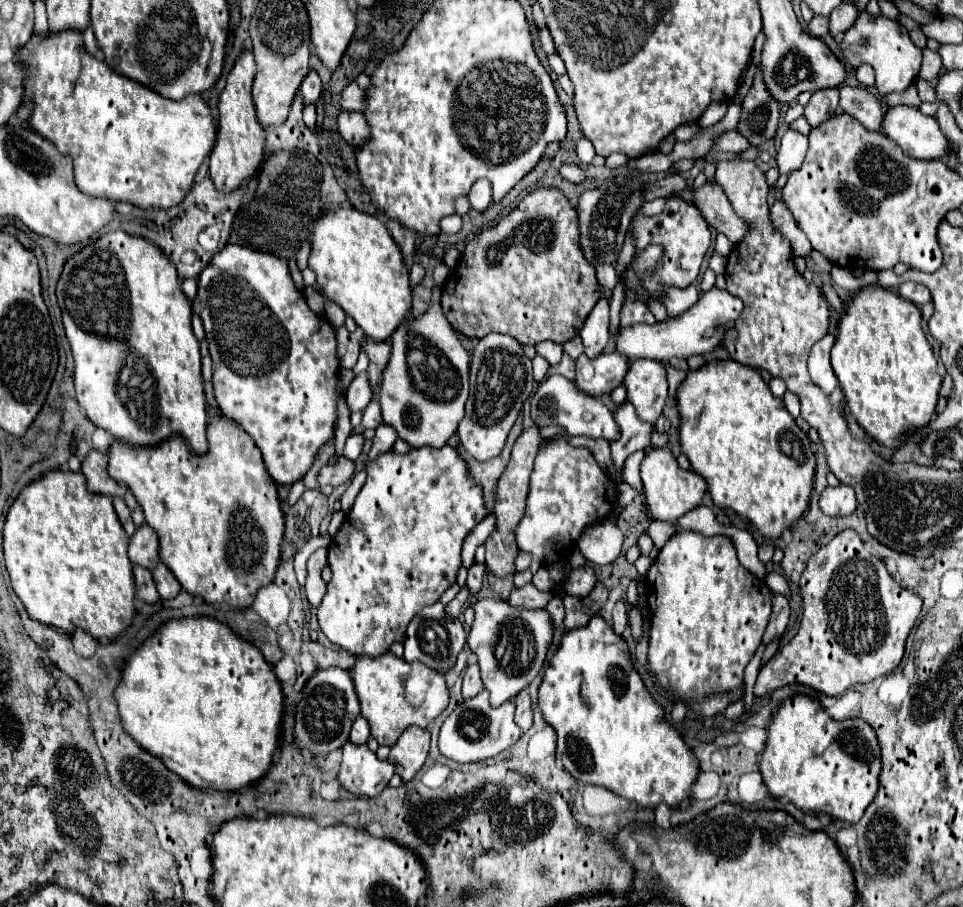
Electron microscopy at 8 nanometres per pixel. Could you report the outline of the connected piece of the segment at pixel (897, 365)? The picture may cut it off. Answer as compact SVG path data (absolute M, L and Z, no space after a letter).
M878 284L864 286L846 304L844 314L838 322L838 336L832 348L832 368L846 396L846 406L858 424L876 442L898 448L906 432L926 426L932 420L942 376L938 362L932 354L932 346L922 330L922 312L916 304L904 300L896 292L882 288Z

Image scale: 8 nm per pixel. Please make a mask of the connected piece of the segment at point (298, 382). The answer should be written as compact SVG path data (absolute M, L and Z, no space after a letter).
M228 244L226 248L222 248L214 260L210 260L210 264L200 272L198 276L198 294L192 302L192 310L202 318L204 322L204 330L206 330L206 342L210 348L210 356L212 356L212 384L214 384L214 396L218 402L218 408L224 416L236 420L256 442L256 446L262 452L264 464L270 472L270 476L274 478L276 484L294 484L296 480L300 480L312 466L316 452L334 436L334 424L336 424L336 400L338 400L338 370L340 370L340 360L336 354L336 338L334 338L334 328L330 322L324 320L324 334L320 334L322 328L322 320L308 308L302 292L296 290L290 272L288 272L288 262L270 254L262 254L262 252L254 252L242 246L234 246Z

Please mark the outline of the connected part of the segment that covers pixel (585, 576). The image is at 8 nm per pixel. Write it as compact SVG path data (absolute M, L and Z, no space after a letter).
M580 566L570 572L564 588L570 596L588 596L590 590L596 584L596 576L592 580L592 568L590 566Z

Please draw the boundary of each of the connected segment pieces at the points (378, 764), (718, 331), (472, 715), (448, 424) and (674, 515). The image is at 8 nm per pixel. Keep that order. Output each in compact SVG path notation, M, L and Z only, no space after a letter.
M346 742L342 746L342 766L338 772L340 788L354 796L378 796L394 776L394 766L390 762L382 762L376 754L366 746L356 746Z
M712 288L706 294L700 296L700 300L682 316L666 318L662 322L656 322L652 326L648 324L634 324L628 328L620 328L614 334L614 350L630 360L638 358L650 358L658 362L668 362L670 358L688 358L694 354L706 354L712 352L720 342L728 326L732 328L738 316L742 314L742 300L728 294L726 290Z
M482 690L478 696L464 700L442 724L438 748L440 752L458 764L472 764L480 760L488 760L508 746L512 746L522 736L522 730L514 724L514 704L506 702L498 708L492 708L488 702L488 692Z
M434 300L428 312L416 318L404 318L392 334L392 358L380 388L384 422L394 426L398 436L412 448L446 446L448 438L456 434L460 420L464 418L464 404L468 400L468 370L470 356L444 318L438 300Z
M652 448L650 452L646 452L640 478L646 488L646 502L650 506L652 518L662 522L676 522L680 516L684 516L692 508L698 508L702 504L704 494L708 492L706 480L694 474L692 470L680 470L676 464L676 458L666 448Z

